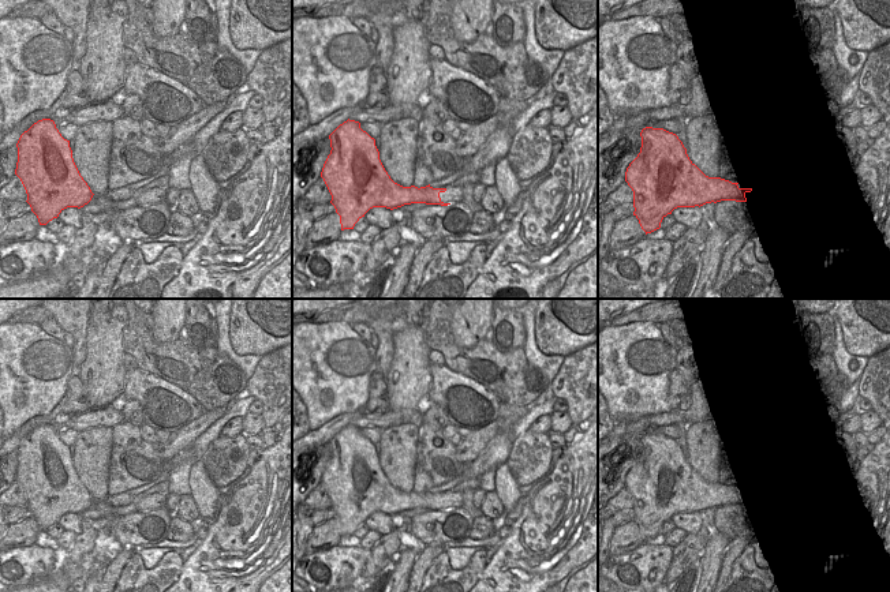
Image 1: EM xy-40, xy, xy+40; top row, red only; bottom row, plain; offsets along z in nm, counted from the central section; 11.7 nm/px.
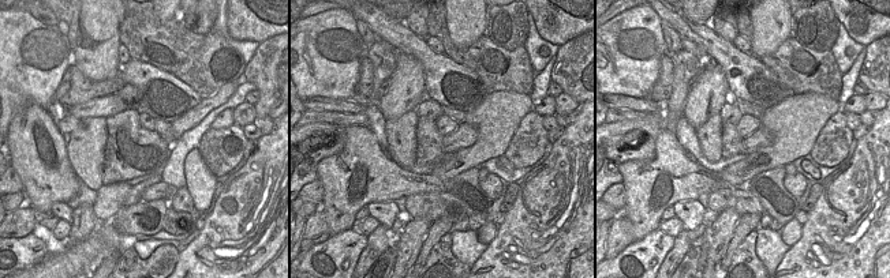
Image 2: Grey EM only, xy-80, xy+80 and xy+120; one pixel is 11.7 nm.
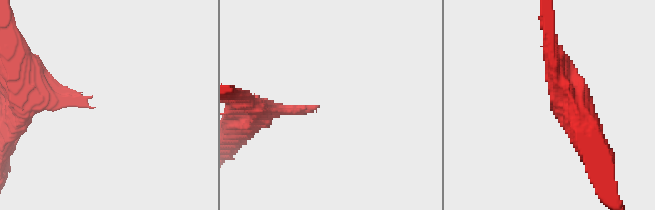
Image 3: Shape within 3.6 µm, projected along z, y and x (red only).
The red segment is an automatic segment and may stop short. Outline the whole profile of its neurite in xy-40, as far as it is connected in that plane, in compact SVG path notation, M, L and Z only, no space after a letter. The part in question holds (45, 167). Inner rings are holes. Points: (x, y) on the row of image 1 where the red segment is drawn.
M42 119L25 131L18 143L15 175L20 179L31 211L46 225L67 207L83 207L93 192L81 176L70 147L56 124Z

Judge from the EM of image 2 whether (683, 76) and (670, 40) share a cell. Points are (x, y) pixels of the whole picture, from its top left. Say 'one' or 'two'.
two

